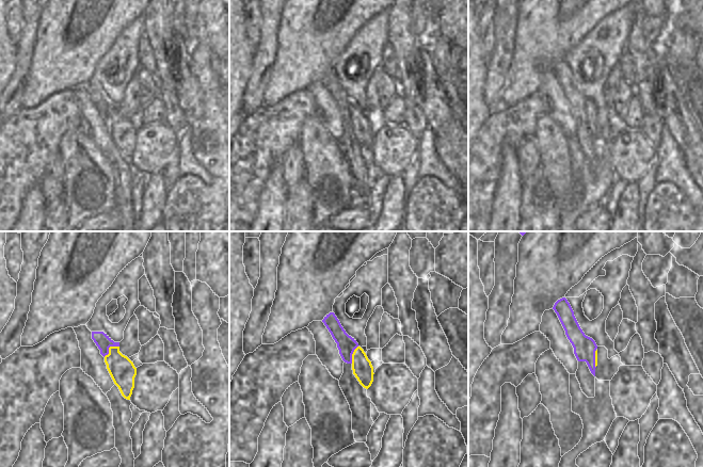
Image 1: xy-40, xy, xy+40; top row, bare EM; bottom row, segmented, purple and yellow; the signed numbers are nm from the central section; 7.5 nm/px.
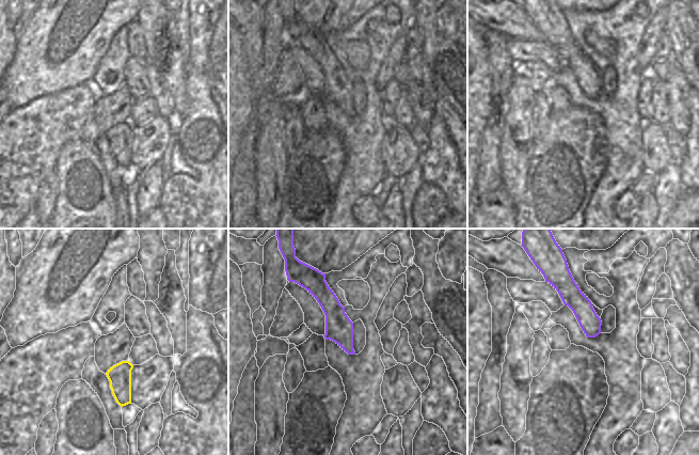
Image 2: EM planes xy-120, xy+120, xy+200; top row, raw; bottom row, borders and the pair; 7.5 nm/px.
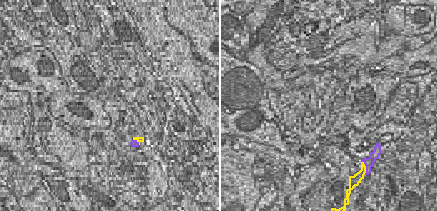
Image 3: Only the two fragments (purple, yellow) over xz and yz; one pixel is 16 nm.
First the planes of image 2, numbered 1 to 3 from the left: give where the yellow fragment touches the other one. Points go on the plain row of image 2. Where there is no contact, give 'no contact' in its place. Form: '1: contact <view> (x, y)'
1: no contact
2: no contact
3: no contact

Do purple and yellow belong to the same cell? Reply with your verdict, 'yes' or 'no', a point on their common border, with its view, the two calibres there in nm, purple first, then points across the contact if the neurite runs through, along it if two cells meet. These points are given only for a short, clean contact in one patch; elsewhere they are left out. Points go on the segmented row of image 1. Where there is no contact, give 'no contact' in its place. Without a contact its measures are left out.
no; contact xy-40 (109, 347); calibres 110 and 190 nm; border xy-40 (118, 345), (111, 345), (109, 352), (104, 356)

